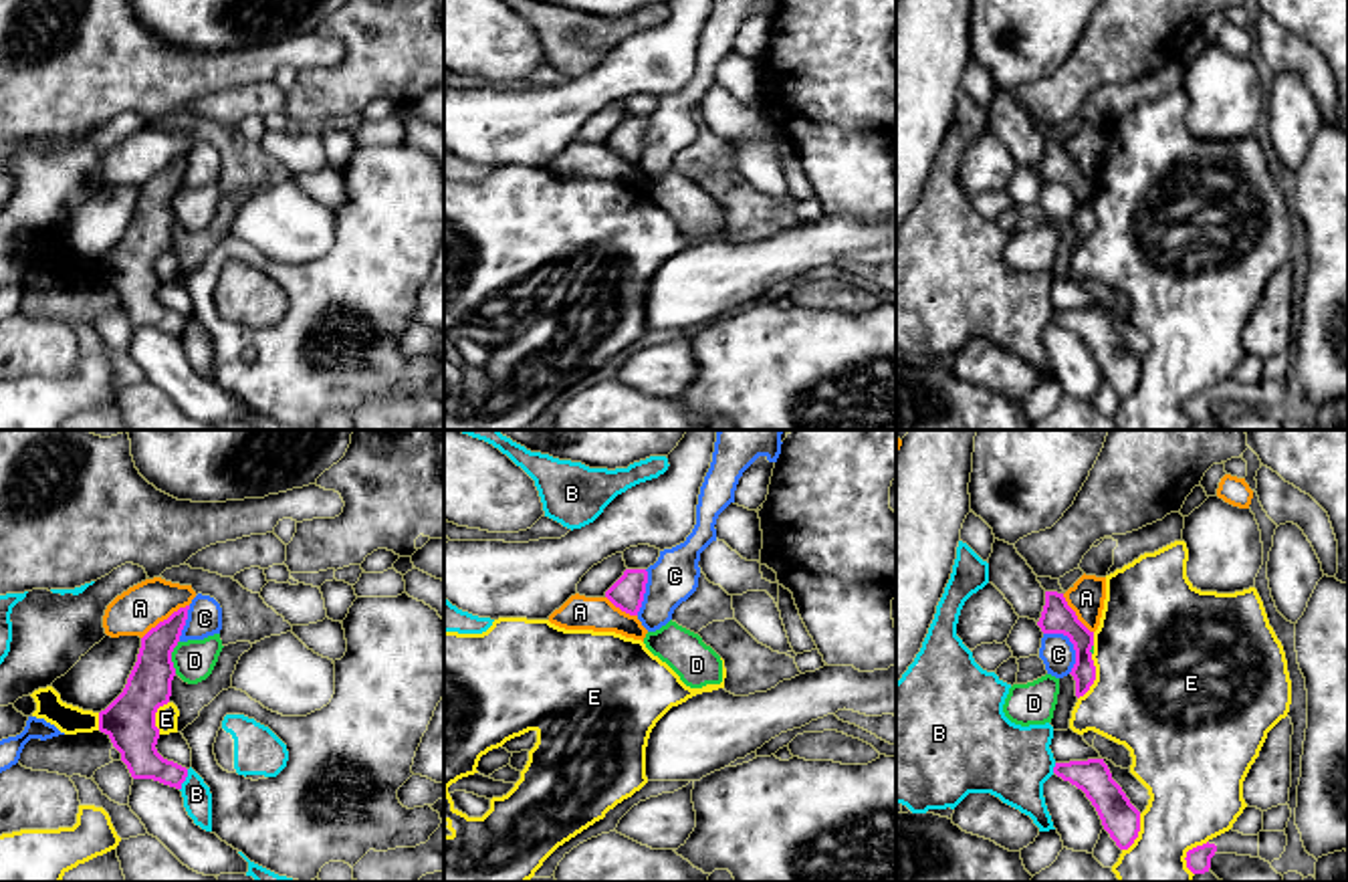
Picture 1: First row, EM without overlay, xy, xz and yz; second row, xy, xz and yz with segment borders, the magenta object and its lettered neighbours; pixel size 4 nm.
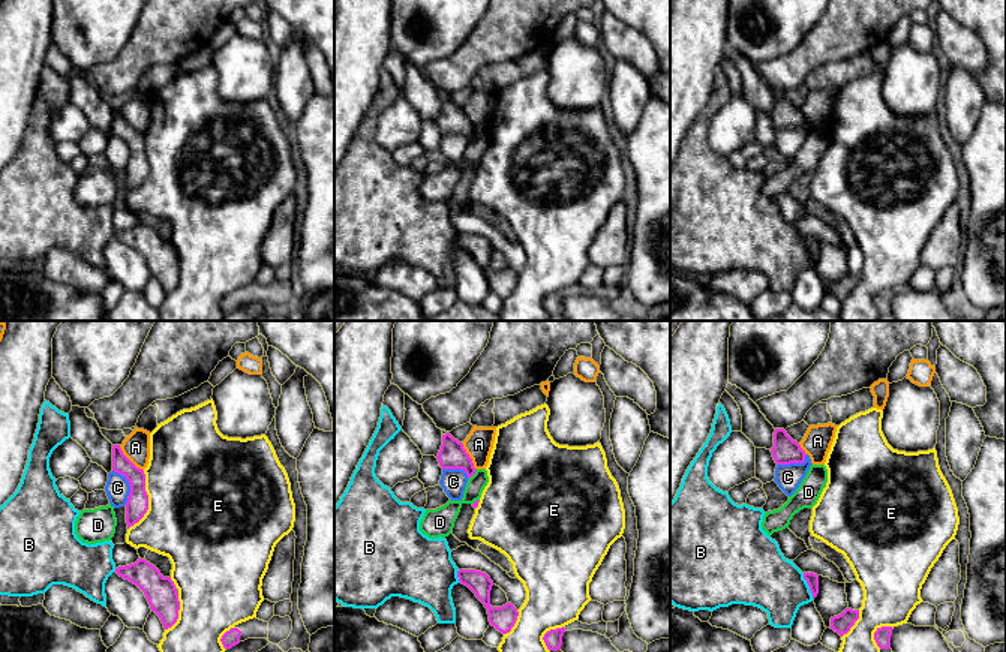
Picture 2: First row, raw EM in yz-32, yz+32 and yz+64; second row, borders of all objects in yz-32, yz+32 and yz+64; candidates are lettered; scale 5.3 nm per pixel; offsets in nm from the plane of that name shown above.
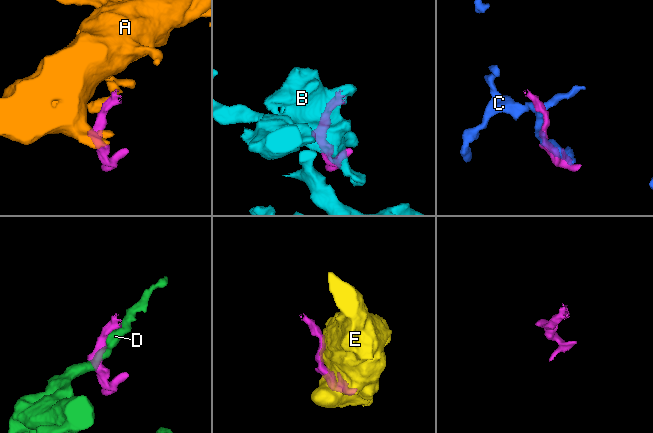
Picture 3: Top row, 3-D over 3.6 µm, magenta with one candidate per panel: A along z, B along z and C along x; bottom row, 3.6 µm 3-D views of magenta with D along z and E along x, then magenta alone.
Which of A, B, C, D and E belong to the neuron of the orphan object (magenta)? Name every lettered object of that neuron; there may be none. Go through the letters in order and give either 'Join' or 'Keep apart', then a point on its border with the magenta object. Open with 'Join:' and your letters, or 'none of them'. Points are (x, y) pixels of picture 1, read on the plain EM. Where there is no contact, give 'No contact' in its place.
Join: B
A: Keep apart. Touches magenta at xy (164, 168)
B: Join. Touches magenta at xy (184, 327)
C: Keep apart. Touches magenta at yz (1072, 190)
D: Keep apart. Touches magenta at xy (170, 204)
E: Keep apart. Touches magenta at yz (1094, 225)

